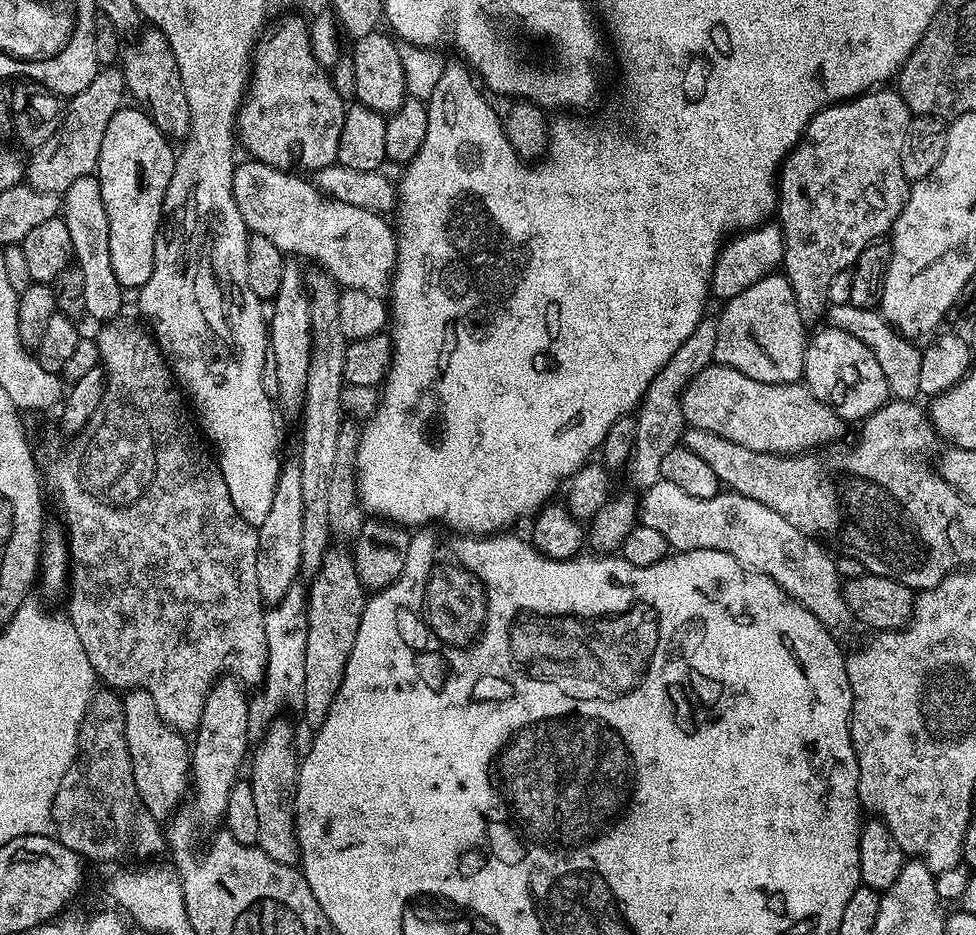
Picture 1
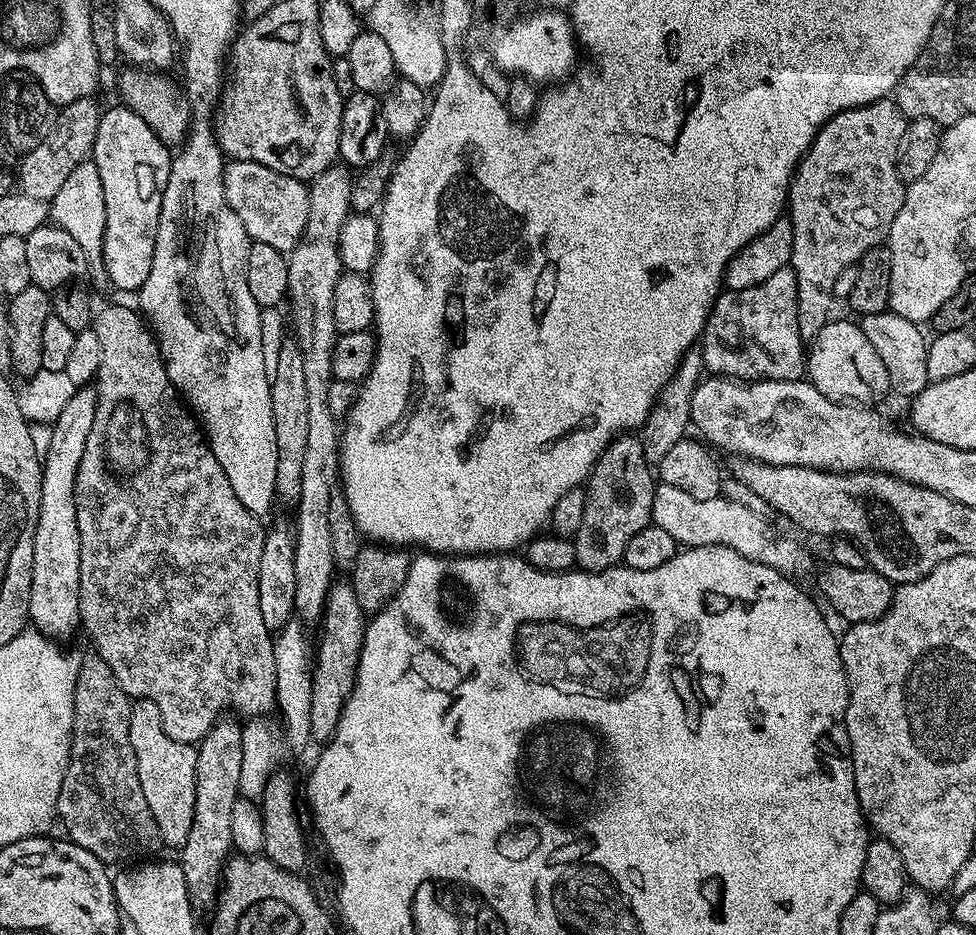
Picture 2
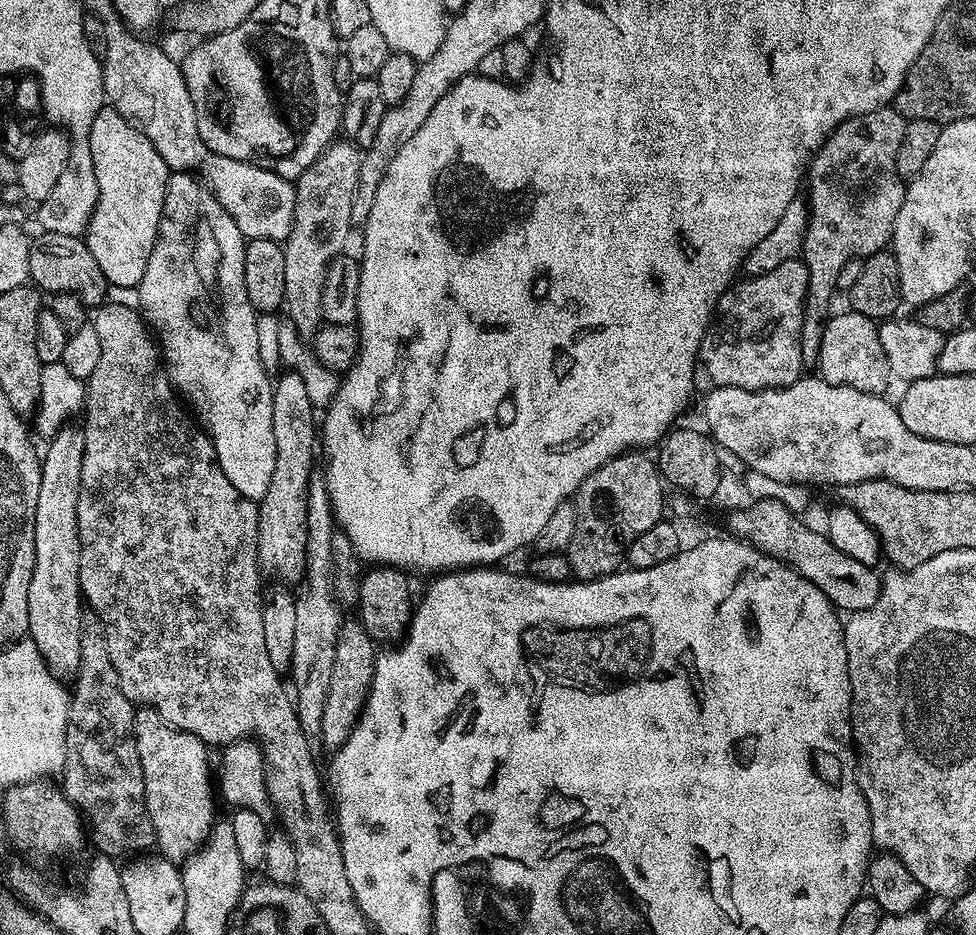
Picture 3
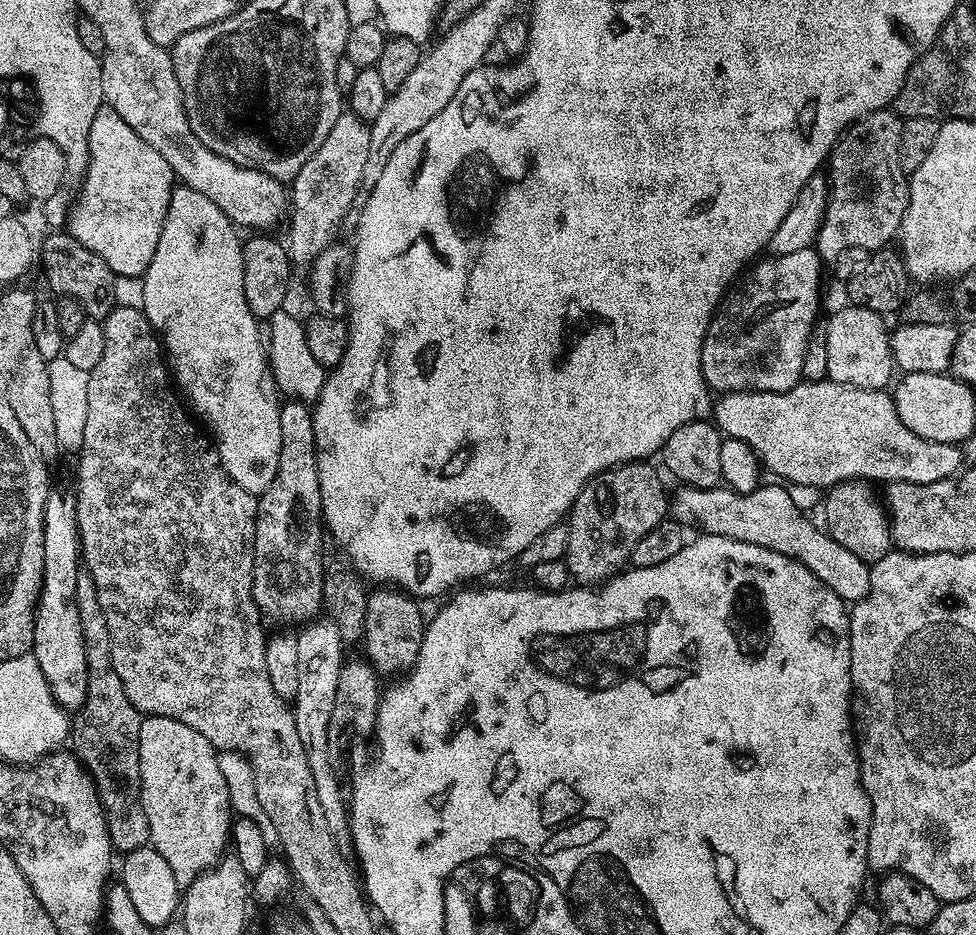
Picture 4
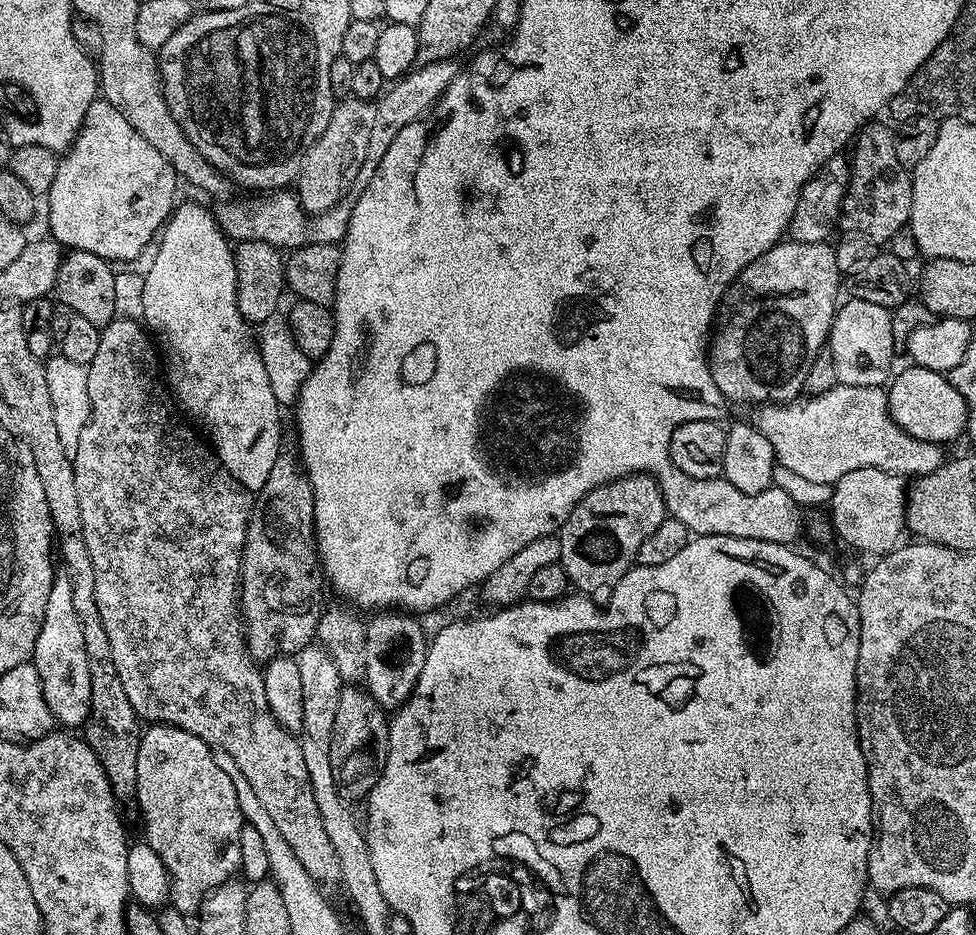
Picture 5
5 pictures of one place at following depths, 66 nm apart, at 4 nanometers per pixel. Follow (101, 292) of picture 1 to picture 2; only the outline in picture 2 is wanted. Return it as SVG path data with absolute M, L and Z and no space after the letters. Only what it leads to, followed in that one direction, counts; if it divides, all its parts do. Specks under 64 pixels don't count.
M91 159L83 160L70 178L58 189L58 194L48 206L48 215L51 223L57 228L66 230L74 242L78 242L82 254L86 254L88 276L94 283L105 283L108 280L108 271L104 269L104 234L106 232L106 194L102 190L102 178L98 174L98 166Z

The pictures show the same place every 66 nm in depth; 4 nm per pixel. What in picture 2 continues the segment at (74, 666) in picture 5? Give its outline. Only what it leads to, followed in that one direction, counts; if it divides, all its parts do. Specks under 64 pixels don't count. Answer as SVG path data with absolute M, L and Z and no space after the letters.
M77 387L74 398L66 402L62 414L50 425L52 437L48 449L42 452L42 498L38 510L38 522L34 534L34 562L30 582L28 619L31 627L49 636L51 640L64 642L81 627L80 622L80 535L76 513L76 475L86 450L86 438L94 426L94 414L98 410L98 394L95 387Z

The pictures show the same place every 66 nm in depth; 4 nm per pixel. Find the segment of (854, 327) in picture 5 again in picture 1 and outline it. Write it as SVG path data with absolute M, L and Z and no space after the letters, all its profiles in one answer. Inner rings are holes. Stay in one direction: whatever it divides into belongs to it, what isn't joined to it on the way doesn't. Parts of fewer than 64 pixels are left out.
M824 326L816 337L807 341L804 349L803 383L845 422L863 422L871 412L877 412L888 403L890 393L886 386L886 374L878 366L878 358L864 342L858 342L846 330ZM824 328L824 329L823 329Z

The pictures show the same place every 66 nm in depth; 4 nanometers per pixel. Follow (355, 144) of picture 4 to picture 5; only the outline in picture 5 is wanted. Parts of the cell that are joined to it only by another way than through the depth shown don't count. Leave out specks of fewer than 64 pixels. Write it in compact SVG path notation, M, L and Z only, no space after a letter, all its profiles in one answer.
M344 98L337 103L335 110L330 114L330 122L326 122L326 130L310 146L306 158L300 167L300 174L294 181L295 191L300 198L300 204L309 214L329 212L336 203L352 187L352 183L358 178L362 164L366 161L367 148L370 146L370 134L373 133L376 104L371 100L357 100Z

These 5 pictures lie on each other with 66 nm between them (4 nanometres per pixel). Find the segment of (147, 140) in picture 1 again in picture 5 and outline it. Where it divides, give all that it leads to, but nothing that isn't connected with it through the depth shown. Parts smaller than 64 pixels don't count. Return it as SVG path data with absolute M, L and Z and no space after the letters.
M97 98L86 110L82 126L78 130L72 147L59 157L58 174L54 186L50 186L46 197L48 203L48 228L51 239L68 250L98 254L98 258L109 262L132 260L144 252L148 243L157 239L158 233L168 223L172 209L177 203L176 171L122 118L116 107L103 98Z

